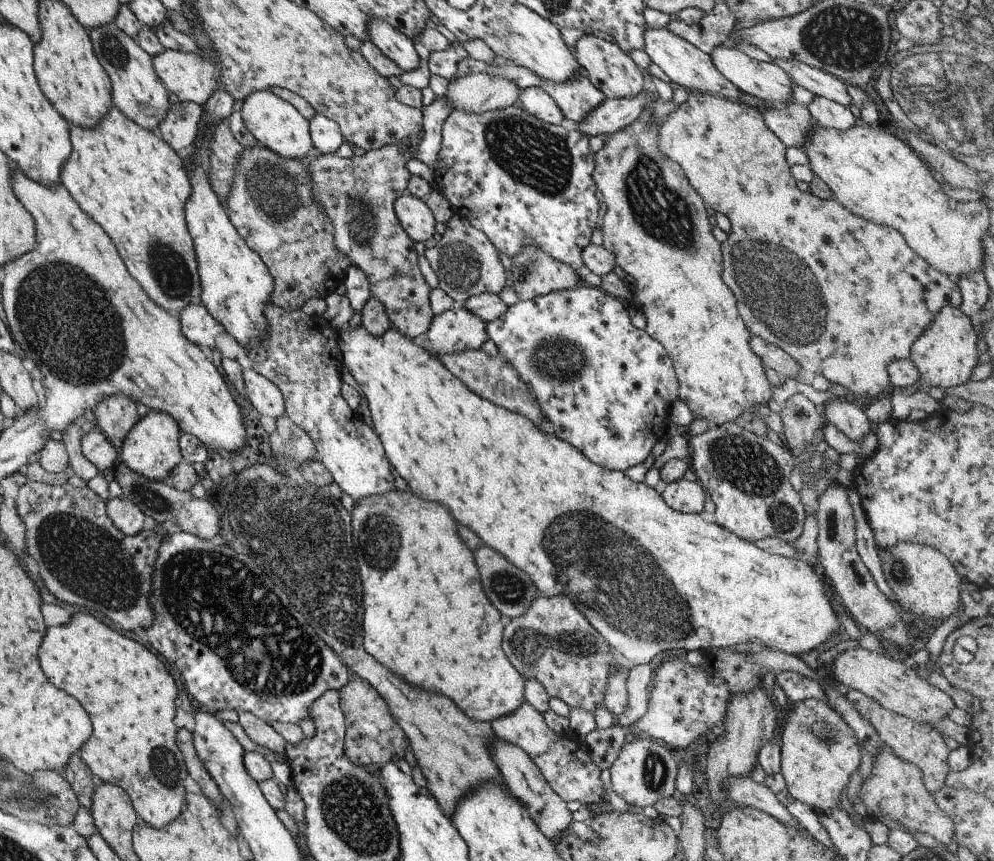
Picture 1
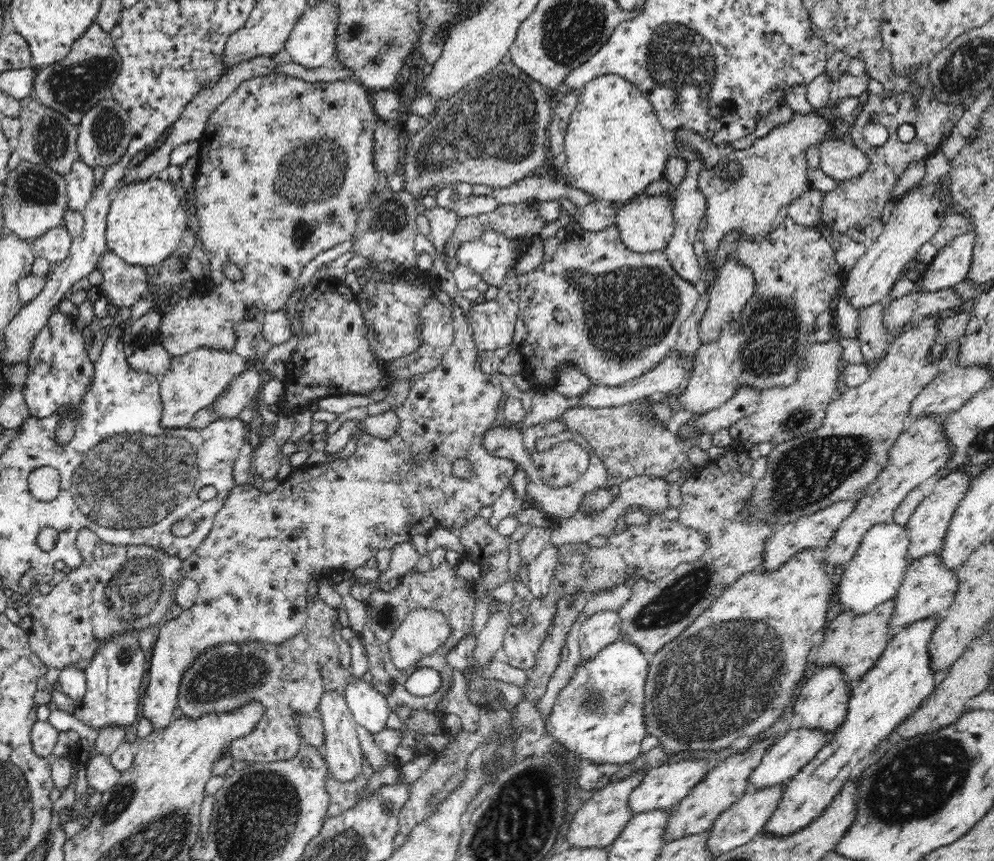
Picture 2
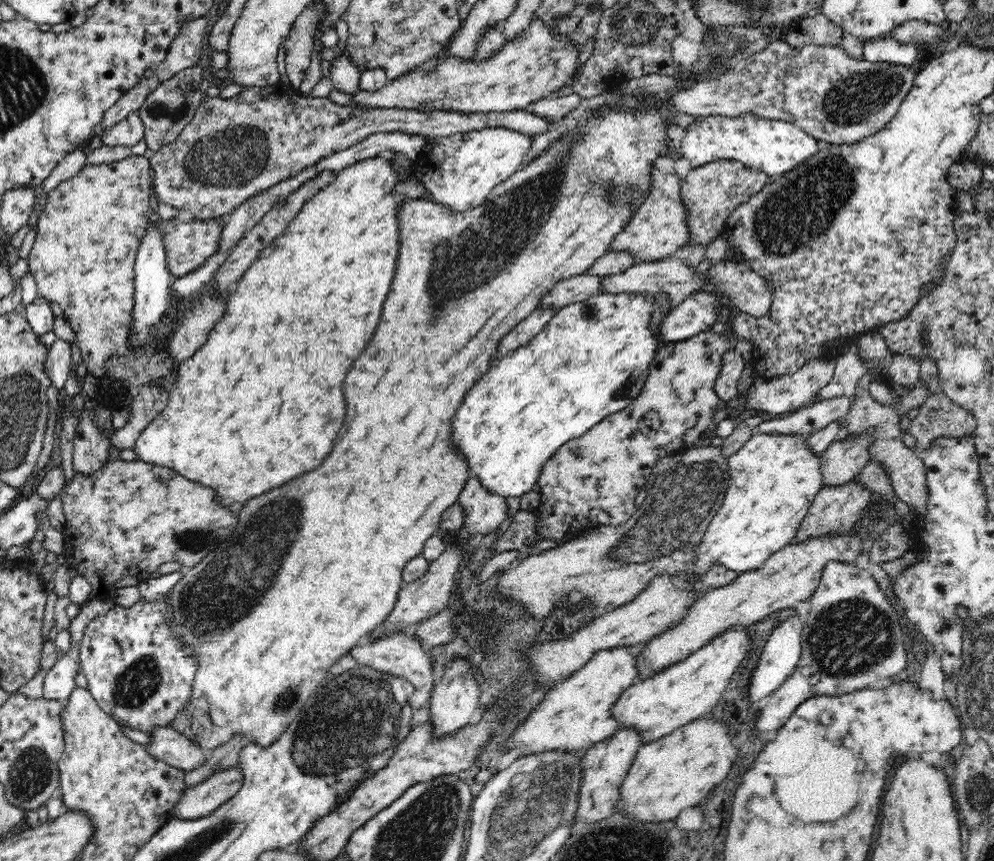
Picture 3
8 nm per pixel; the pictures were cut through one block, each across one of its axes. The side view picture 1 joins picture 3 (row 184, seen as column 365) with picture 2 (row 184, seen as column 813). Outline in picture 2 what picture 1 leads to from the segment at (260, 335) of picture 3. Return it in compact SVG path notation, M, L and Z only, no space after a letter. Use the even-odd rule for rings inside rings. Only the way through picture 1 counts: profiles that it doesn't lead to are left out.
M608 73L587 82L576 93L576 98L577 104L566 130L566 166L561 174L562 181L592 193L595 200L616 200L625 204L636 194L642 194L648 184L662 178L665 166L672 157L670 144L666 142L665 128L656 118L653 105L638 86L618 74Z

